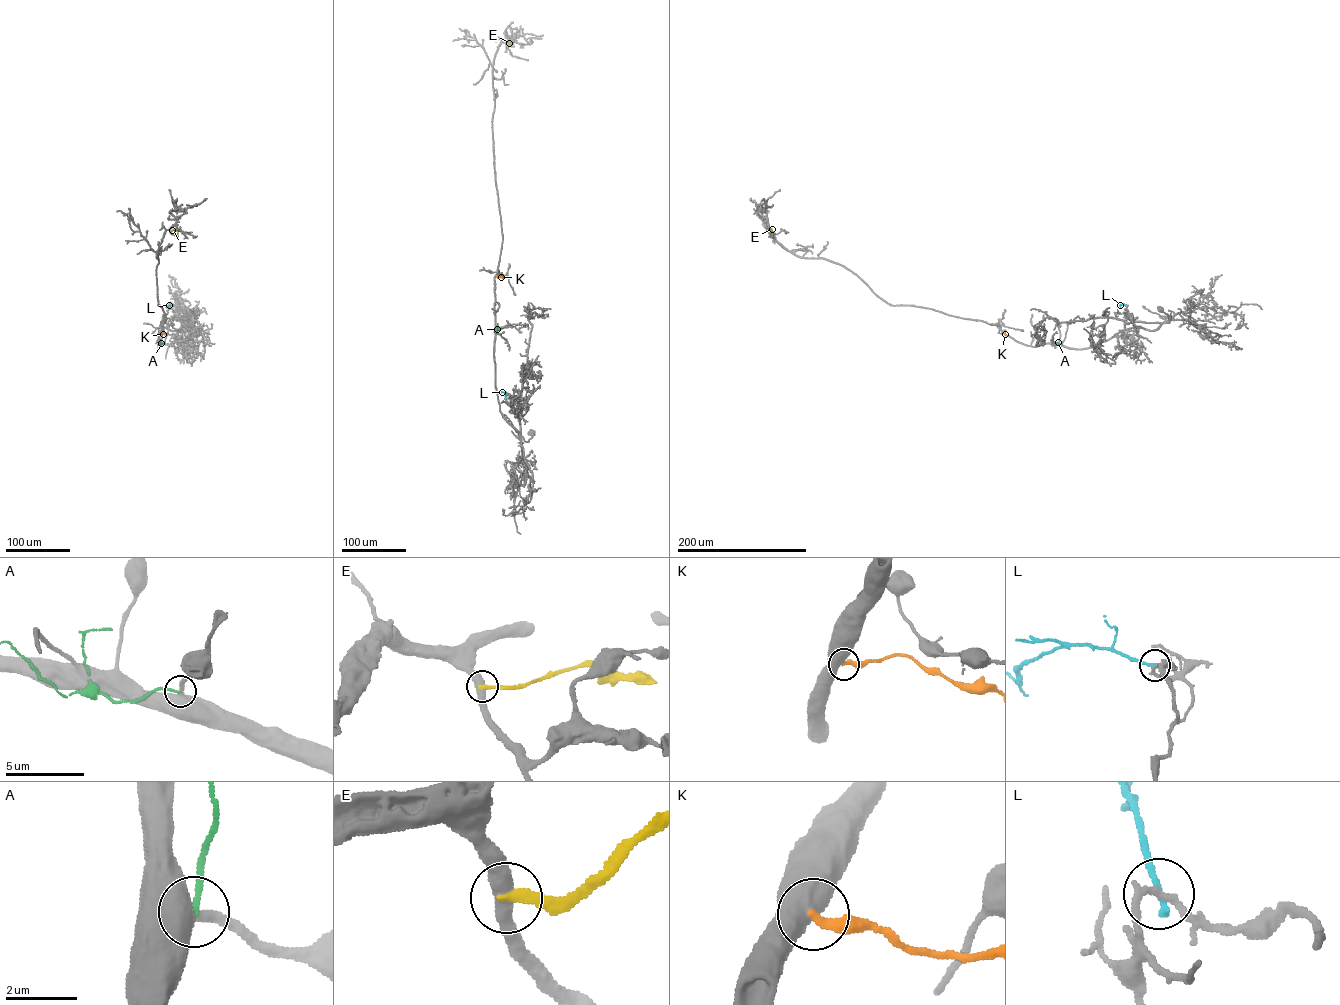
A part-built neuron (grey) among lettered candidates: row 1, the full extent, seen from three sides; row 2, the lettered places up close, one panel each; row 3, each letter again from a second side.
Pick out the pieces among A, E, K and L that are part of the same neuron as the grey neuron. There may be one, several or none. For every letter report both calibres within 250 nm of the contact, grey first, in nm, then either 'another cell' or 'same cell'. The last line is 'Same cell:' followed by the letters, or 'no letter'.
A: 420/140 nm | another cell
E: 440/280 nm | another cell
K: 550/280 nm | another cell
L: 200/200 nm | another cell
Same cell: no letter

